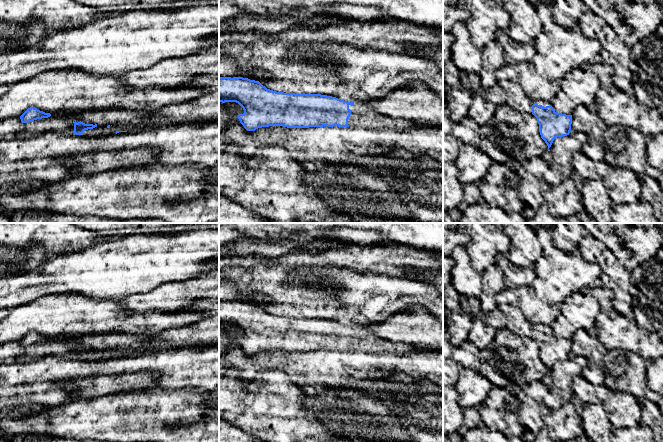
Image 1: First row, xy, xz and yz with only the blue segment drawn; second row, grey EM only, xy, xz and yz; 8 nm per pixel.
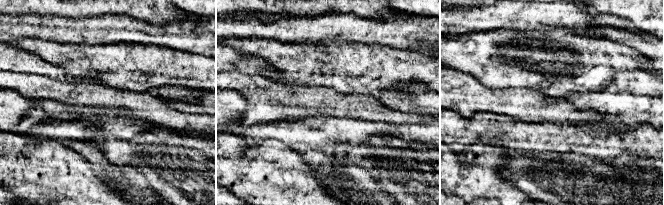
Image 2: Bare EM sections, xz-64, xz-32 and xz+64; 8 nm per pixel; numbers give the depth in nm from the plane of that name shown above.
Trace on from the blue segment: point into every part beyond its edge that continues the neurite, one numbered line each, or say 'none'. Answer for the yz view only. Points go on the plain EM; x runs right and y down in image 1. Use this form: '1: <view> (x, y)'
1: yz (542, 326)

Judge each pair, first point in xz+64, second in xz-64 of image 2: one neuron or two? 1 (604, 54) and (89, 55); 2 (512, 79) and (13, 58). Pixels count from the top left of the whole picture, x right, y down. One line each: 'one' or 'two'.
1: one
2: two

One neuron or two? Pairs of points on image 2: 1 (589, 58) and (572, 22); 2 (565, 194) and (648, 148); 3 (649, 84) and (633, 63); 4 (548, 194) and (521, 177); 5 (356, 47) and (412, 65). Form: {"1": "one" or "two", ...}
{"1": "two", "2": "two", "3": "two", "4": "one", "5": "one"}

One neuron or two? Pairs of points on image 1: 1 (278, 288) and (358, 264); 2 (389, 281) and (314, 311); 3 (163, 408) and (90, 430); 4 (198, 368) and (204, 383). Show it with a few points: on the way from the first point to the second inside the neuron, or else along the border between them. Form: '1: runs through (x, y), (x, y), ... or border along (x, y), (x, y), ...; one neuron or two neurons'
1: border along (319, 268), (341, 267), (366, 273); two neurons
2: runs through (370, 293), (359, 298), (347, 310), (333, 311); one neuron
3: runs through (145, 417), (108, 419); one neuron
4: runs through (202, 372), (204, 379); one neuron

